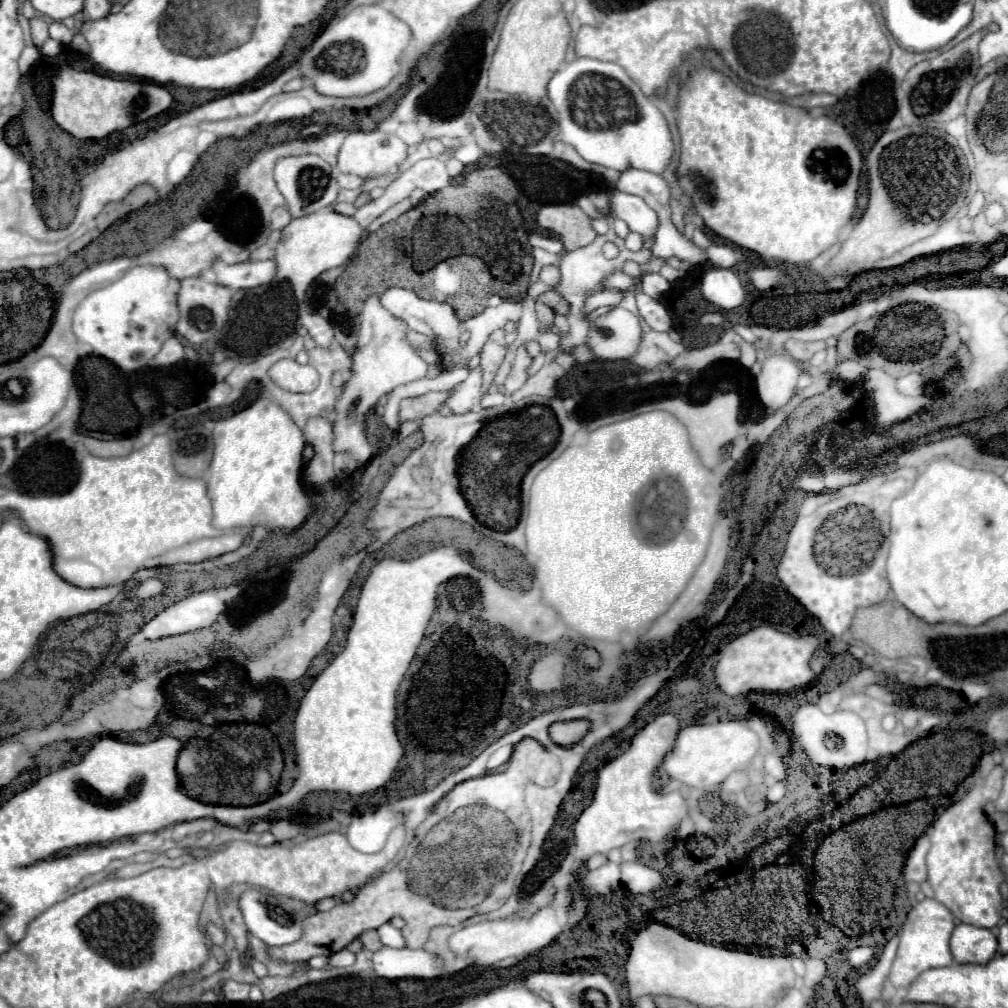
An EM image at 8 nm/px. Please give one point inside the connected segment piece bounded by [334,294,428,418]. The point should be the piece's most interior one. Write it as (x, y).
(383, 357)

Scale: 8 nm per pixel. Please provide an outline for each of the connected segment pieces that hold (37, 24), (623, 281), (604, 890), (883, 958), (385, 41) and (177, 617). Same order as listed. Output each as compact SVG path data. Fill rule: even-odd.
M34 16L30 20L30 28L32 28L32 42L40 48L48 38L48 22L40 16Z
M614 272L606 282L604 288L616 288L616 290L628 290L634 284L634 280L630 276L626 276L624 272Z
M608 862L592 872L586 874L584 878L584 890L586 896L606 896L614 888L620 886L620 866L614 862Z
M894 936L892 940L888 940L888 944L884 946L882 954L878 956L876 964L872 968L868 968L856 982L856 990L862 998L862 1002L868 1006L874 1000L880 1000L880 992L882 992L882 984L888 976L888 970L892 966L892 960L896 956L896 946L898 946L898 938Z
M372 4L372 6L360 6L356 10L352 10L350 14L346 14L344 18L336 18L328 24L328 28L322 32L322 36L308 48L306 56L298 62L298 66L302 66L304 74L310 76L310 64L330 46L330 44L344 44L344 42L358 42L364 50L364 60L366 66L362 68L362 72L354 72L350 78L338 78L338 90L318 90L320 94L326 96L366 96L374 90L384 88L400 70L398 64L398 56L402 54L402 50L408 46L410 40L410 30L404 22L400 22L398 18L394 18L388 10L384 10L380 4Z
M214 588L208 592L186 596L180 602L162 610L158 616L154 616L142 628L142 634L150 640L158 640L206 628L216 622L218 614L226 608L230 600L232 600L230 588Z

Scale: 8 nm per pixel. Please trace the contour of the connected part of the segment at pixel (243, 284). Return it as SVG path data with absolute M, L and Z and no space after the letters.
M214 260L212 272L216 274L216 282L230 288L230 290L240 290L240 288L256 288L262 284L268 284L272 280L272 274L276 272L274 260L264 260L264 262L240 262L240 264L226 264L222 260Z

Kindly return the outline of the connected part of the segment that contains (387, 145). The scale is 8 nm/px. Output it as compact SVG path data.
M380 130L352 132L338 152L338 168L362 178L388 176L406 160L406 152L408 146L392 134Z

